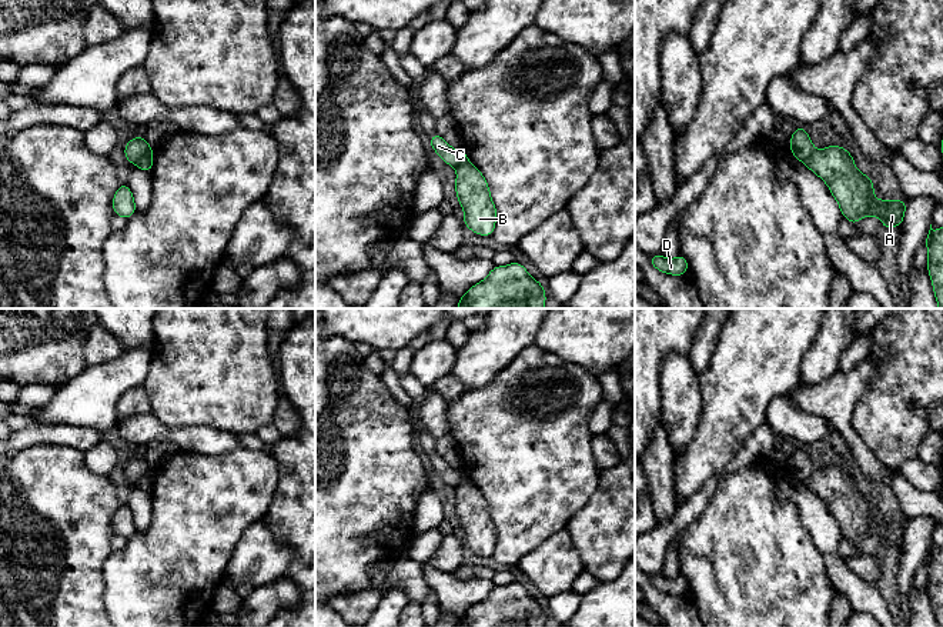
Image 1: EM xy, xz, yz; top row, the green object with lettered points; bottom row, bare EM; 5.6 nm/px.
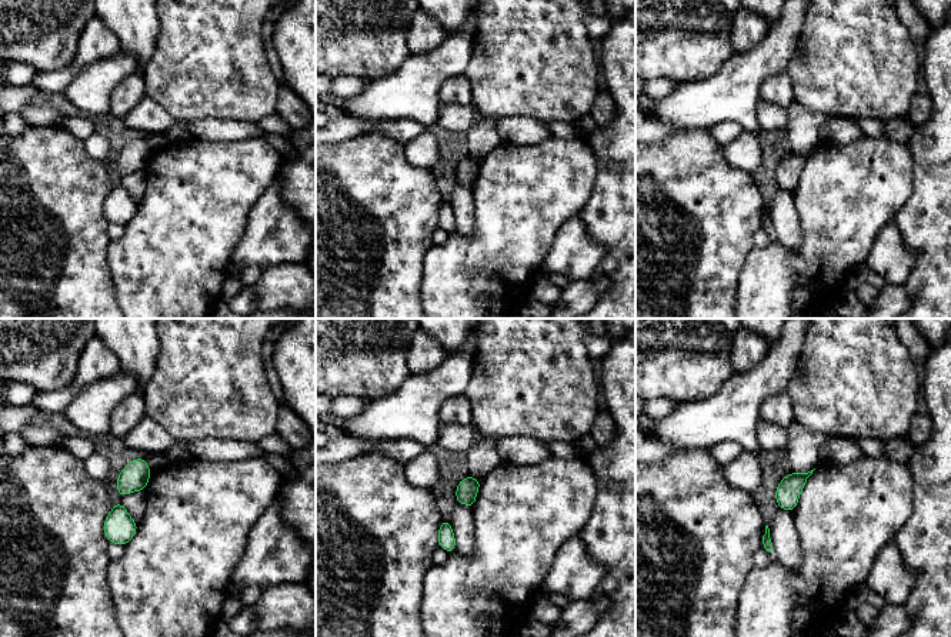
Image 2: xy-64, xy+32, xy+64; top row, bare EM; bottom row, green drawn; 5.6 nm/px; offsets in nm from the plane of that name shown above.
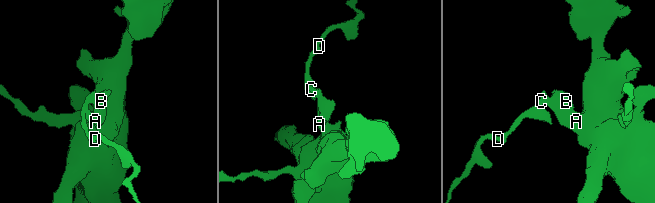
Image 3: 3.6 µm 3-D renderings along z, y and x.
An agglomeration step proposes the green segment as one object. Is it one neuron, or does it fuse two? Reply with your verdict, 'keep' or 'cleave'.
cleave

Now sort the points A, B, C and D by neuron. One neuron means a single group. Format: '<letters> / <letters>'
A B / C D

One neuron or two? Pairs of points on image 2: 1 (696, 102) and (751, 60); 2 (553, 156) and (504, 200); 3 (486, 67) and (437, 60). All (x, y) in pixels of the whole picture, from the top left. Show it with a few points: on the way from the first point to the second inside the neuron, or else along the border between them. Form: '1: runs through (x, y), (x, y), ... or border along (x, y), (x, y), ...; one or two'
1: runs through (710, 100), (737, 74); one
2: runs through (541, 167), (516, 193); one
3: border along (476, 32), (474, 49), (463, 73); two

